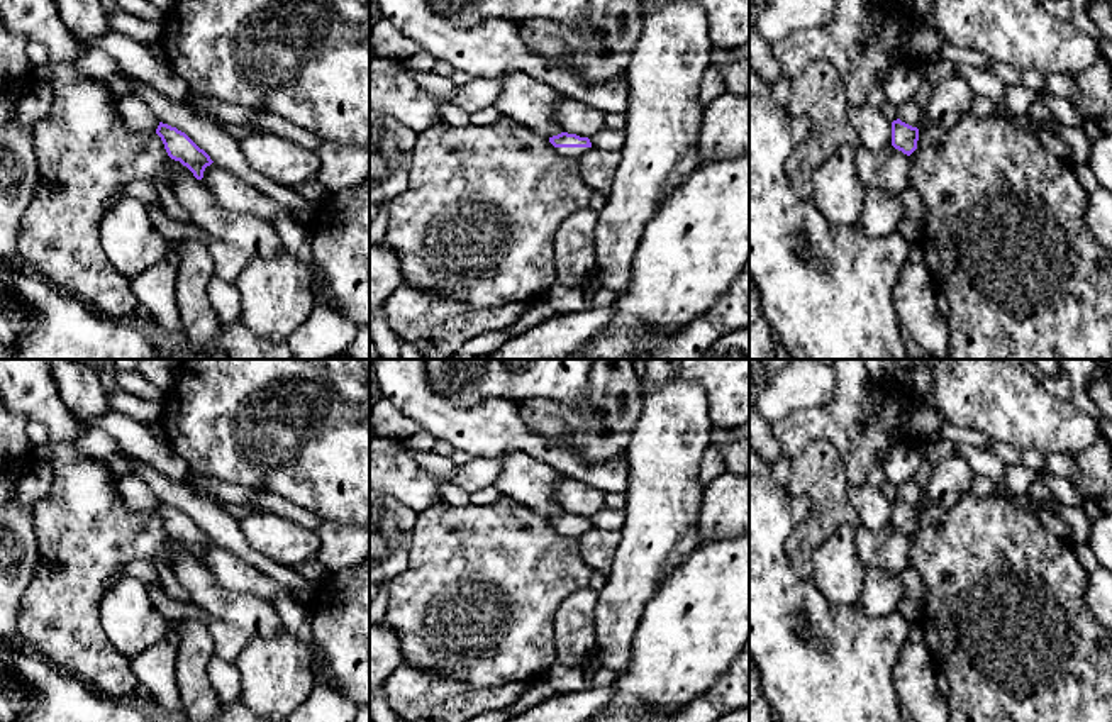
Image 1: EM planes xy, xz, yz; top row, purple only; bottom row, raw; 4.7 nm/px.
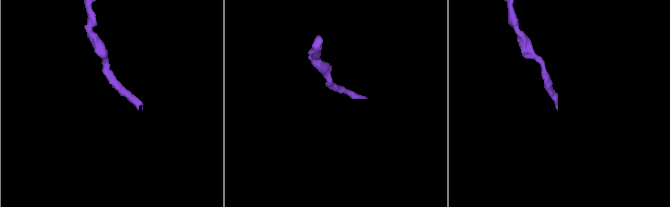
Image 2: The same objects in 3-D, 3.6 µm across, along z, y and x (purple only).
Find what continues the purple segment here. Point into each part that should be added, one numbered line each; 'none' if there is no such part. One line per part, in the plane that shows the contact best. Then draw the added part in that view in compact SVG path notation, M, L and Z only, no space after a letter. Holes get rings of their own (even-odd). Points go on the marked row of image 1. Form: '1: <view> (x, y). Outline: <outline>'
1: xz (575, 153). Outline: M554 147L556 153L566 156L566 158L575 158L578 159L585 153L588 153L592 147Z

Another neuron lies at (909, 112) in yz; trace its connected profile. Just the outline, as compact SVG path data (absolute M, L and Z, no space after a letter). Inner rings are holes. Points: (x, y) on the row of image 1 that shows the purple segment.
M914 98L905 100L904 103L898 105L898 119L919 129L922 110L924 108L920 108Z

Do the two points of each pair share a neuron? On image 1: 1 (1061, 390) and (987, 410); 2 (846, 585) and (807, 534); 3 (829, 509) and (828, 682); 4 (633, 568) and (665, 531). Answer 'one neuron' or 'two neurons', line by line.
1: two neurons
2: two neurons
3: two neurons
4: one neuron

